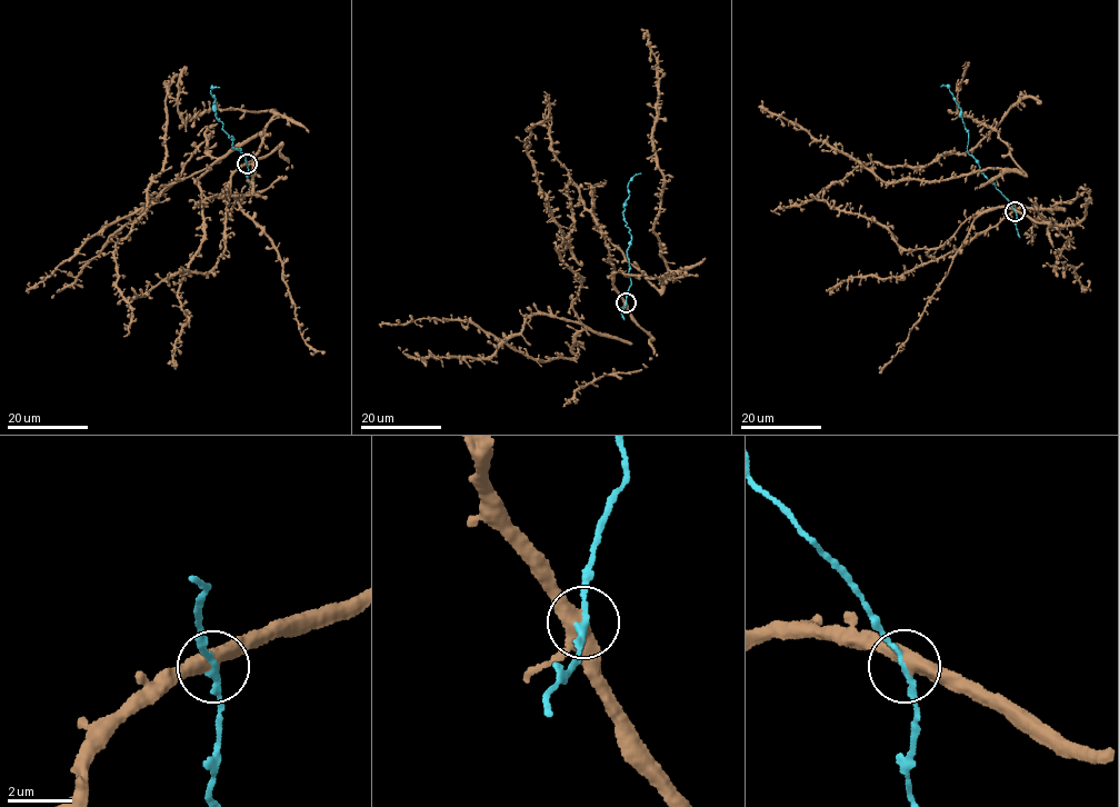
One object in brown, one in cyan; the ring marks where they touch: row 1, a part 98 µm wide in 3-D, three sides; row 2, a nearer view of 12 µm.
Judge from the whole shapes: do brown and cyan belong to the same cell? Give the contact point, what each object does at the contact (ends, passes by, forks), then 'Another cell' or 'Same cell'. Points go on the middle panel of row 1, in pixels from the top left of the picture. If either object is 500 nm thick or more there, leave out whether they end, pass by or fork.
Place: (626, 302). At the ring brown forks. At the ring cyan passes by. Same cell

